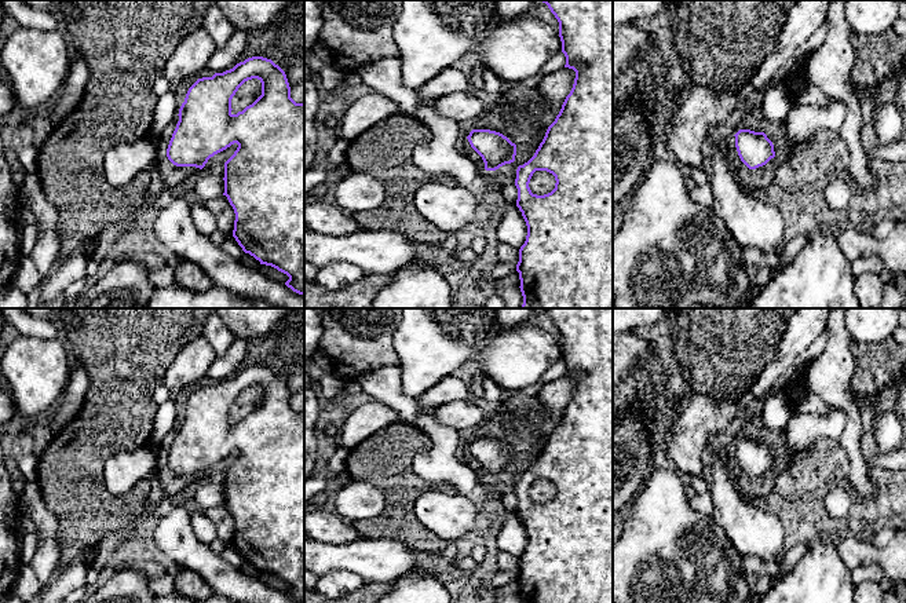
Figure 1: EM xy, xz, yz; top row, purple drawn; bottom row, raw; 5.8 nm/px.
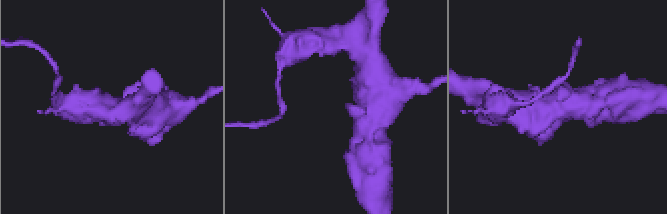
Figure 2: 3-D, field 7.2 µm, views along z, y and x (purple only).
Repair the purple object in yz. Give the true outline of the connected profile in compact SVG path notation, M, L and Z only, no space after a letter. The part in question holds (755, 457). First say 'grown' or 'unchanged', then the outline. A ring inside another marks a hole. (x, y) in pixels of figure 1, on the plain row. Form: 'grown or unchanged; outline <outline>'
unchanged; outline M739 438L734 445L738 464L749 478L763 475L775 465L774 453L764 441Z

